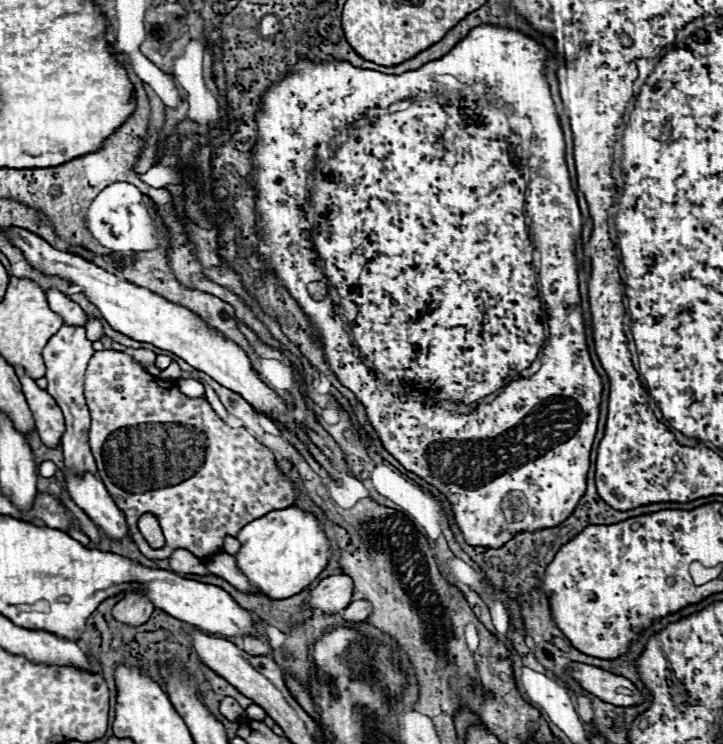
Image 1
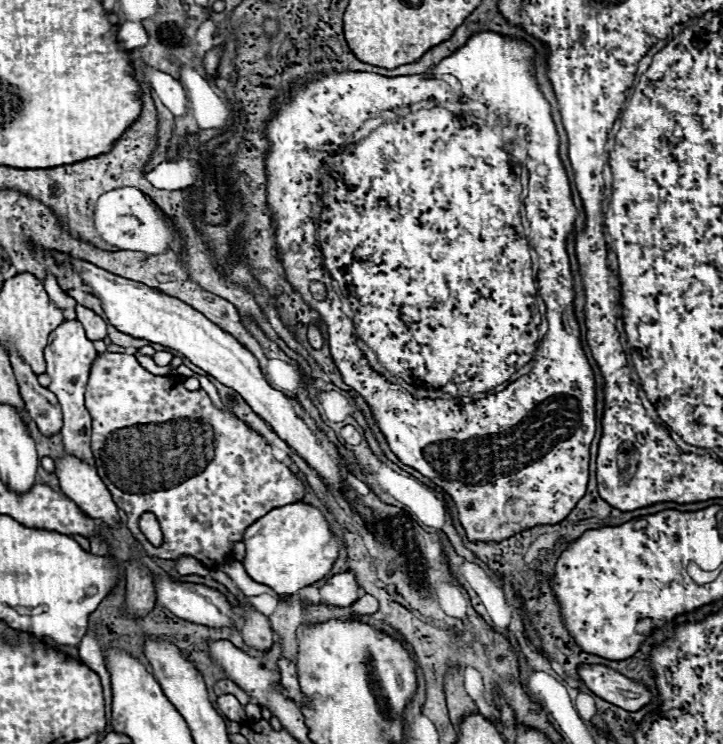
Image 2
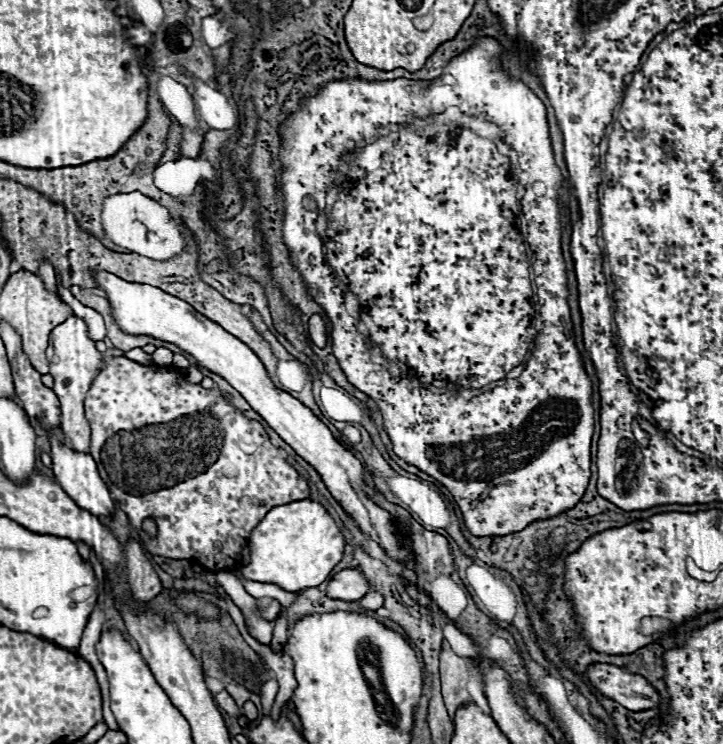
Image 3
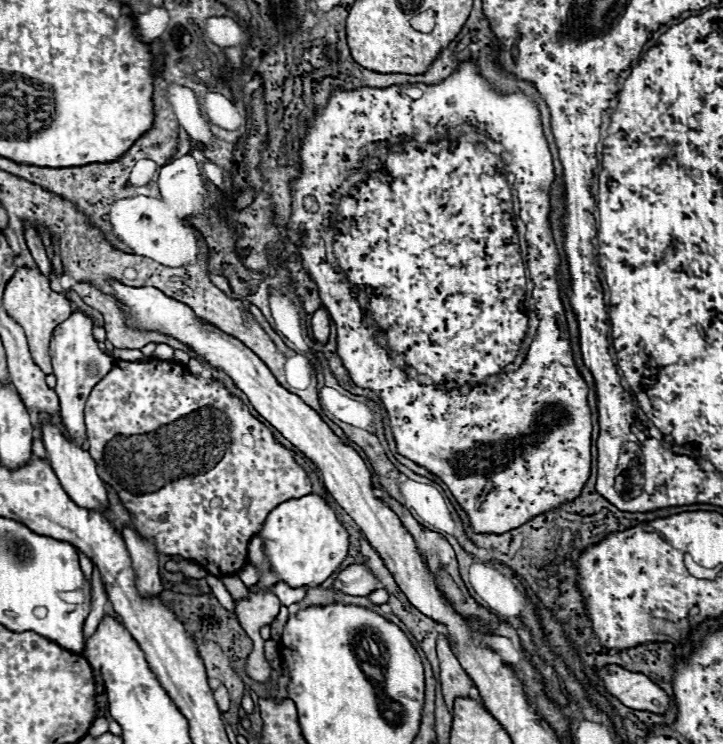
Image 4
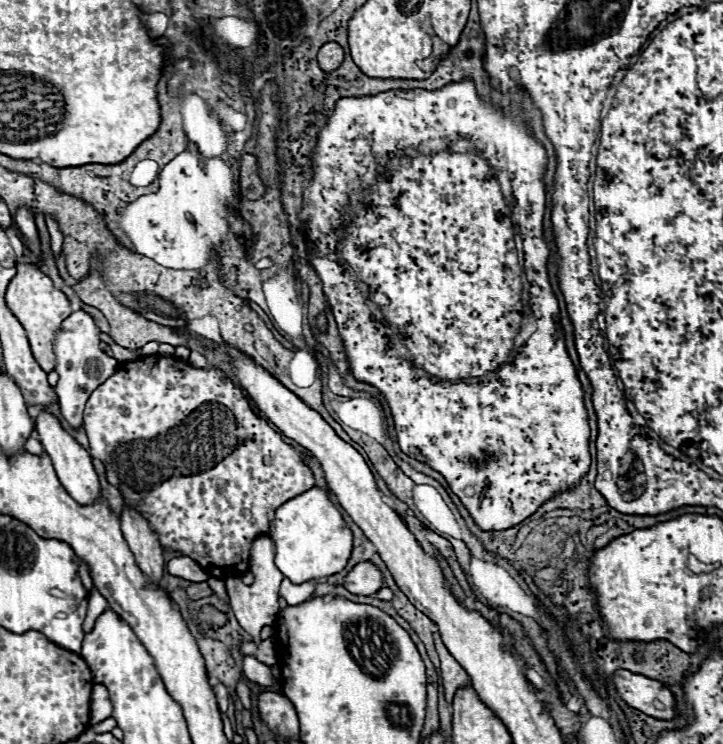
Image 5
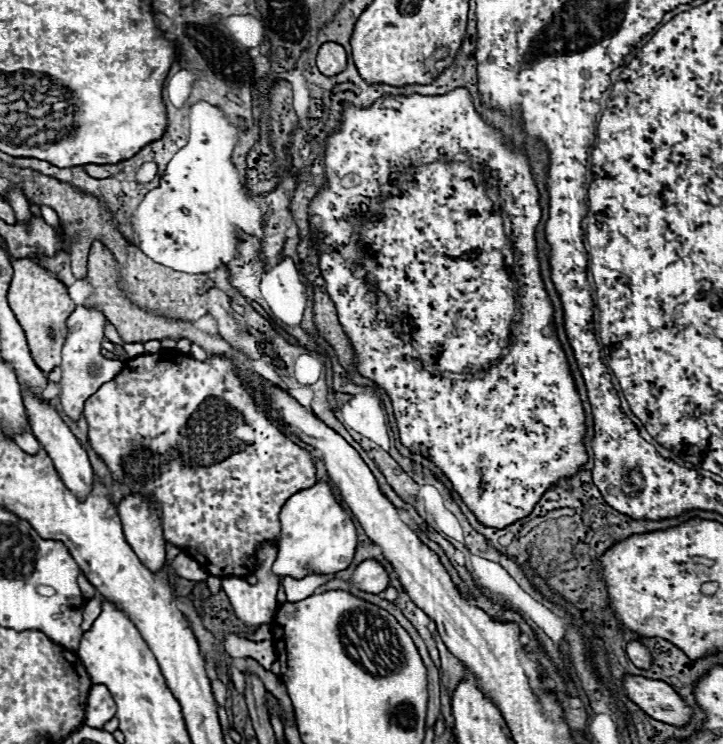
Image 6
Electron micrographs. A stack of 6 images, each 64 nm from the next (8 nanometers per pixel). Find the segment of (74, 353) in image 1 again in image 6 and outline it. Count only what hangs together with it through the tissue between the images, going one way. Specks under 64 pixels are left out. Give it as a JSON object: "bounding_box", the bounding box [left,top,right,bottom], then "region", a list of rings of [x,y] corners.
{"bounding_box":[60,306,124,420],"region":[[[76,306],[76,310],[66,320],[68,334],[66,334],[66,340],[62,346],[60,402],[62,402],[64,414],[70,420],[80,420],[82,410],[84,410],[84,402],[88,400],[88,396],[92,396],[92,392],[96,392],[102,384],[112,380],[112,376],[116,376],[116,372],[120,372],[120,368],[124,366],[124,362],[108,360],[100,352],[102,340],[104,340],[104,322],[106,322],[106,318],[102,312],[90,310],[86,306]]]}

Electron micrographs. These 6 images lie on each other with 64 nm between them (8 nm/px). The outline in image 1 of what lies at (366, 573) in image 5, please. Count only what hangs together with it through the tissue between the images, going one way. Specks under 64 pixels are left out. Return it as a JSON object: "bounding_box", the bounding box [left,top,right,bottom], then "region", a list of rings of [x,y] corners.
{"bounding_box":[306,574,352,614],"region":[[[346,574],[328,576],[308,592],[306,608],[320,610],[322,614],[336,614],[352,602],[352,580]]]}

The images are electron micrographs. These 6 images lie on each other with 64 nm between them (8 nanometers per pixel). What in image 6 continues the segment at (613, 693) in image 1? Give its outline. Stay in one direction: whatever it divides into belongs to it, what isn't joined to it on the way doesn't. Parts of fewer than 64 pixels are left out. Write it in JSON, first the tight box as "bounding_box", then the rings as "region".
{"bounding_box":[622,674,692,726],"region":[[[624,674],[622,686],[626,696],[658,722],[684,726],[692,716],[692,710],[684,704],[684,700],[662,680]]]}

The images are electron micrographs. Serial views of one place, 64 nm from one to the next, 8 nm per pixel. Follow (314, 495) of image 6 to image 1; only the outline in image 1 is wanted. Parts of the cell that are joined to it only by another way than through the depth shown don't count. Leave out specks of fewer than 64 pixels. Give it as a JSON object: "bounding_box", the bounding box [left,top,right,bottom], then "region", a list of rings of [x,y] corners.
{"bounding_box":[234,506,330,600],"region":[[[296,506],[274,510],[258,520],[252,520],[240,528],[236,538],[240,542],[240,550],[234,556],[238,570],[254,588],[258,588],[260,594],[274,600],[286,600],[302,592],[326,568],[330,558],[328,538],[320,522]]]}

